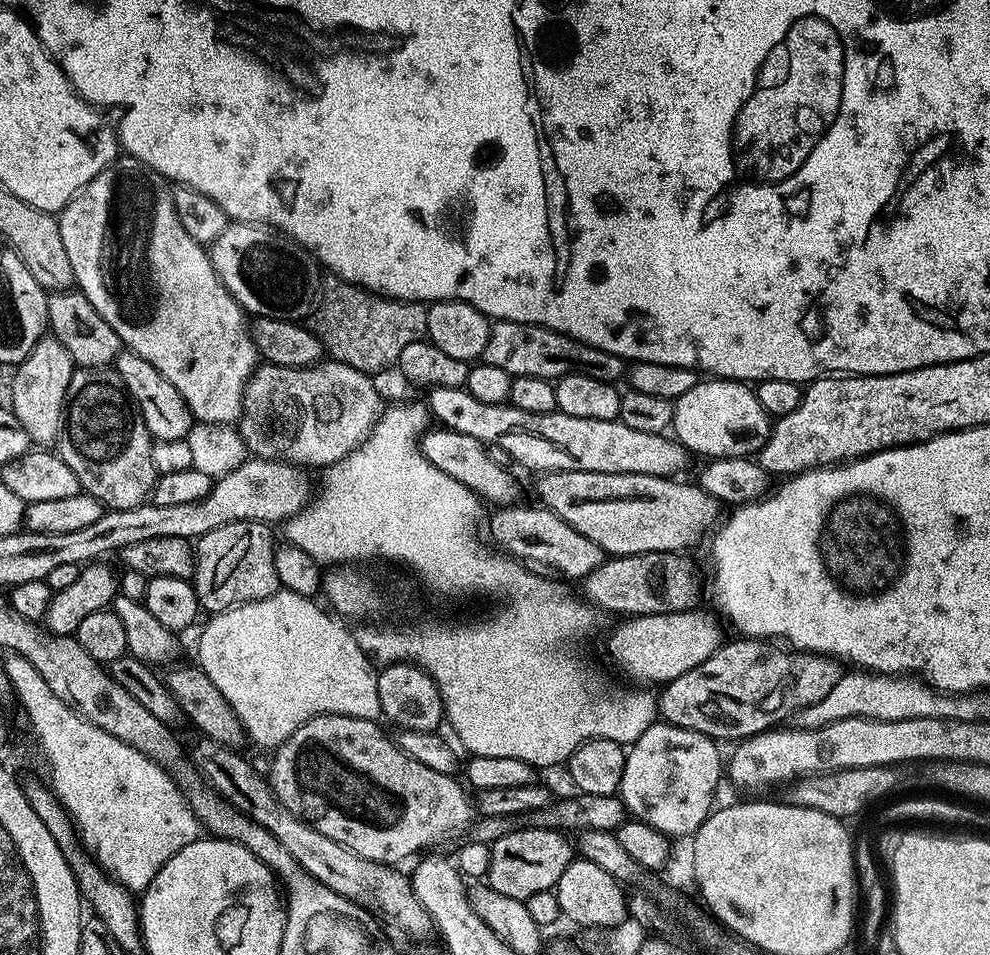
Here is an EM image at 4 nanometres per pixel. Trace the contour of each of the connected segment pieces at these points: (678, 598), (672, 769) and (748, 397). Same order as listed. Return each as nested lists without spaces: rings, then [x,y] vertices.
[[[647,552],[605,559],[598,570],[584,577],[583,599],[593,609],[621,612],[619,615],[624,618],[695,609],[696,598],[700,594],[700,578],[695,564],[687,556],[675,552]]]
[[[663,722],[651,724],[646,734],[639,736],[627,749],[624,758],[624,773],[618,795],[624,801],[625,809],[635,819],[654,826],[654,830],[658,830],[663,836],[691,837],[714,811],[712,799],[716,796],[720,776],[722,780],[722,760],[720,764],[720,752],[716,748],[719,748],[717,741],[701,732]]]
[[[704,378],[674,401],[671,431],[689,453],[719,458],[721,456],[751,457],[772,432],[773,421],[762,410],[755,391],[747,383],[723,378]]]

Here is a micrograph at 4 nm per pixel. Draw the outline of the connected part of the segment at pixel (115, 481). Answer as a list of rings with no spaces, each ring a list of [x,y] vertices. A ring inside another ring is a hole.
[[[77,367],[73,371],[70,386],[64,395],[64,420],[60,424],[58,439],[58,455],[62,462],[66,462],[70,470],[74,470],[81,489],[104,505],[105,509],[137,508],[151,497],[158,479],[154,462],[150,462],[153,438],[146,430],[142,414],[124,388],[122,378],[111,367]]]

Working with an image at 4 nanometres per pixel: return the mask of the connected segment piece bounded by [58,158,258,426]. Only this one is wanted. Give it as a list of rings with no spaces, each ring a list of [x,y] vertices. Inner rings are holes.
[[[120,158],[111,166],[104,168],[99,172],[76,197],[64,207],[64,211],[59,213],[60,222],[60,244],[66,246],[66,254],[70,258],[72,267],[72,278],[75,287],[84,293],[84,296],[114,326],[114,334],[118,334],[121,345],[127,351],[138,354],[182,394],[186,406],[192,411],[193,417],[202,424],[219,424],[232,426],[241,418],[244,410],[244,390],[248,387],[248,381],[251,380],[253,373],[258,367],[258,353],[256,350],[256,341],[253,333],[244,329],[244,319],[246,313],[240,307],[240,303],[230,295],[226,286],[220,283],[218,274],[212,265],[212,257],[206,251],[205,245],[199,244],[190,234],[186,234],[186,226],[178,220],[178,210],[174,208],[174,198],[172,197],[173,185],[164,179],[162,174],[158,174],[150,166],[146,166],[140,160],[131,158]]]

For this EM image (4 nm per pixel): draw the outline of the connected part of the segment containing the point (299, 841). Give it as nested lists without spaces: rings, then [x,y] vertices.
[[[200,738],[200,741],[190,748],[190,759],[201,773],[208,772],[207,779],[211,781],[217,792],[226,793],[226,799],[254,822],[258,822],[258,826],[262,826],[266,830],[270,830],[270,834],[274,834],[274,838],[278,838],[278,842],[282,842],[282,846],[286,846],[286,850],[290,850],[290,854],[296,859],[296,863],[312,877],[313,880],[322,882],[330,890],[334,890],[339,896],[344,896],[348,900],[364,902],[367,896],[373,896],[376,904],[381,908],[383,914],[388,918],[389,922],[398,928],[402,928],[406,933],[412,936],[424,936],[429,931],[433,931],[434,925],[430,914],[422,906],[422,902],[418,902],[418,898],[412,893],[412,882],[407,875],[404,876],[395,867],[387,864],[375,864],[372,860],[362,858],[358,854],[354,854],[346,846],[342,846],[338,842],[334,842],[334,838],[326,838],[326,834],[318,834],[316,828],[312,828],[305,820],[298,819],[293,812],[288,809],[272,790],[272,785],[267,779],[264,780],[256,773],[256,768],[235,748],[226,748],[222,744],[214,744],[207,738]]]

